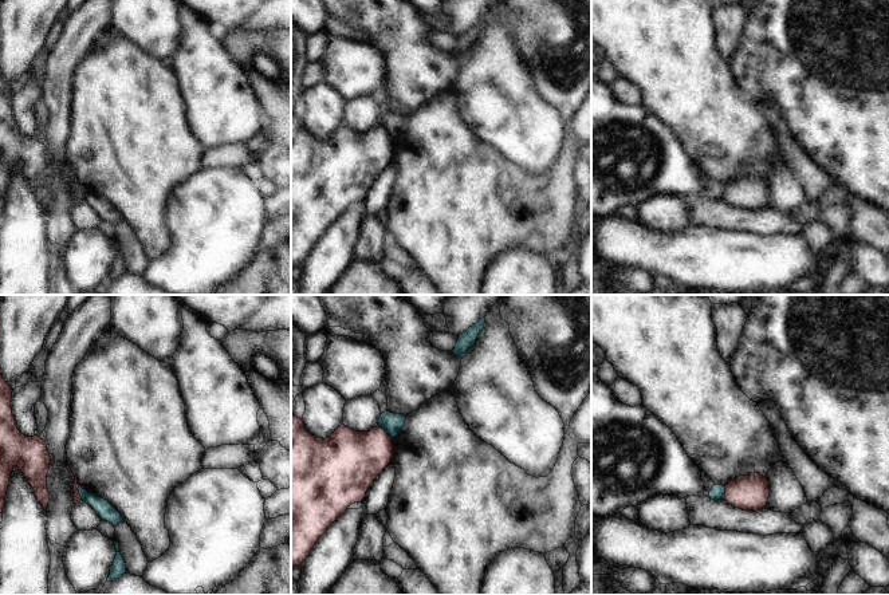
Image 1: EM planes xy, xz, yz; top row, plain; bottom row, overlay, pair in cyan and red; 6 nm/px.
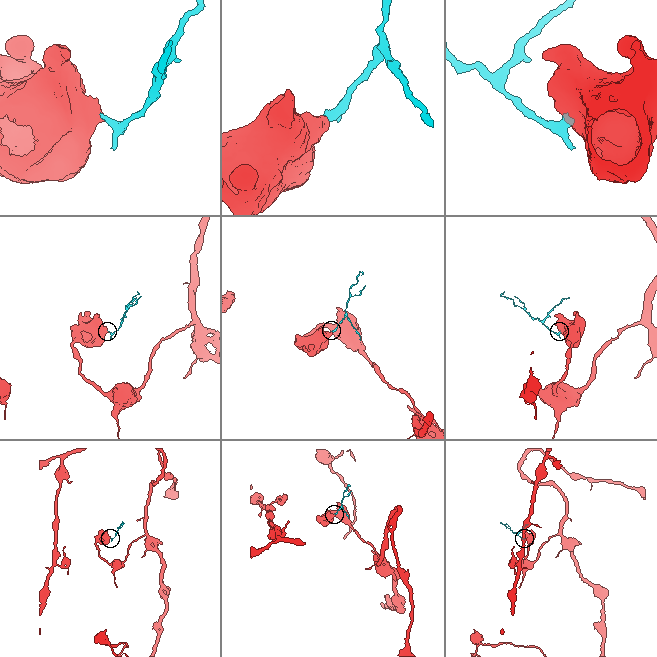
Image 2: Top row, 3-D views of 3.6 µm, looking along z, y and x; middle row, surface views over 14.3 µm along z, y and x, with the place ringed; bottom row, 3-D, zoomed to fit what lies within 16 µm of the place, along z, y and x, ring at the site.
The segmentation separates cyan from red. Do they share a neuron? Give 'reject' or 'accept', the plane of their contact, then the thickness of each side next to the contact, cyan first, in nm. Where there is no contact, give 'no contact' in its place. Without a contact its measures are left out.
reject | xz | 120/340 nm

